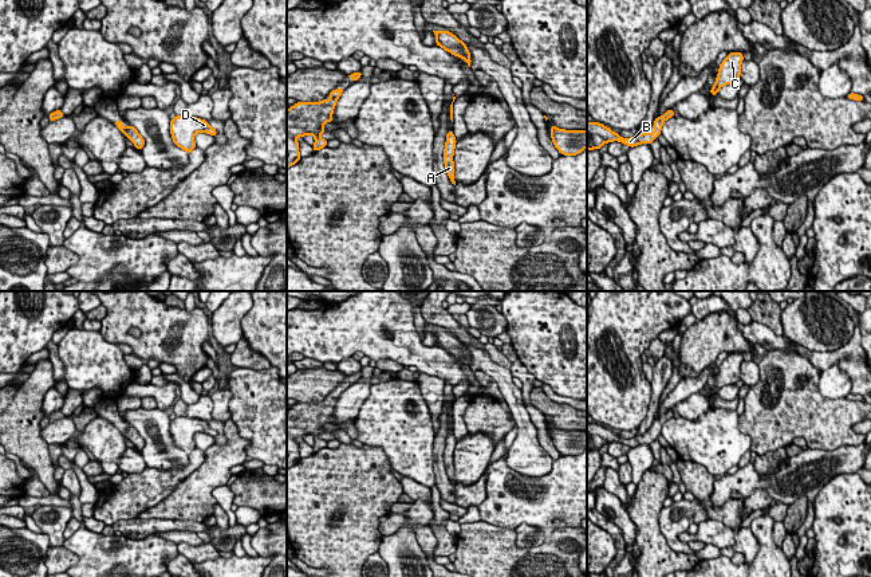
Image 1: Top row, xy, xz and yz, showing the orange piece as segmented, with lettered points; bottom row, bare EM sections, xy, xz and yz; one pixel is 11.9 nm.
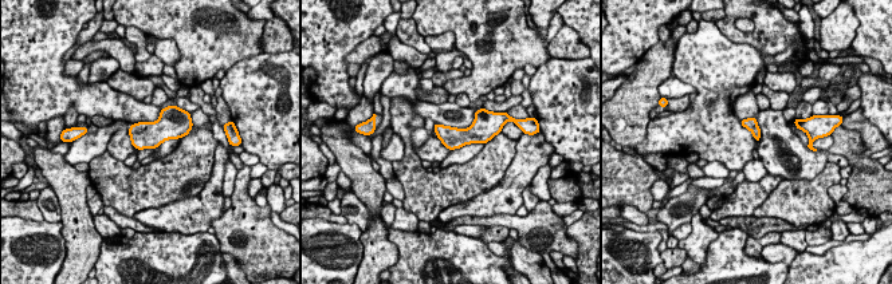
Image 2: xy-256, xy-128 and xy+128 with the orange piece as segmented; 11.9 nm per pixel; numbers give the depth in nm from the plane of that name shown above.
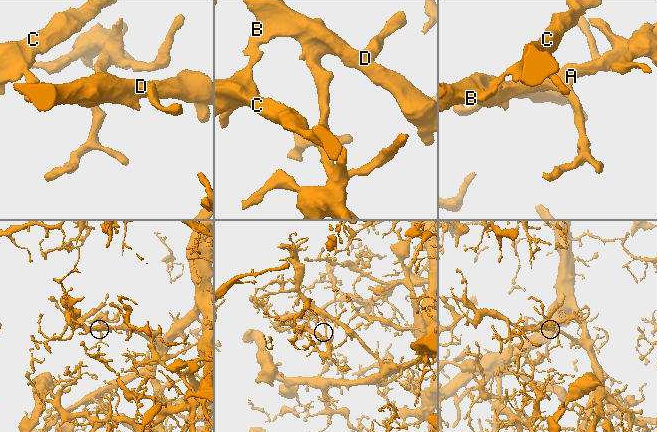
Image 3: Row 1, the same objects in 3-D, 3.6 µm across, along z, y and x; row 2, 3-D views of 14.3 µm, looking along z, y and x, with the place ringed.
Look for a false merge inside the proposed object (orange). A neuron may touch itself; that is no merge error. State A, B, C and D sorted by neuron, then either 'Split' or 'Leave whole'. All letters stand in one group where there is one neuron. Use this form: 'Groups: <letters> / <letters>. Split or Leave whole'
Groups: A B C D. Leave whole

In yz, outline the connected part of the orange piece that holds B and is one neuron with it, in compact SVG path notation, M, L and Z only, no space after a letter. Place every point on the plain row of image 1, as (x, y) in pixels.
M669 409L666 415L654 420L654 435L649 431L643 435L636 435L631 439L622 439L618 433L614 433L610 428L606 428L599 423L587 423L587 451L600 450L606 443L619 441L622 444L634 448L641 444L651 444L661 435L662 425L666 420L674 417L674 411Z

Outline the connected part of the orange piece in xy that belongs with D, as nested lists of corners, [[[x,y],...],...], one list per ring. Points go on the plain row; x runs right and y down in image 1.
[[[176,416],[174,420],[170,420],[173,443],[186,454],[190,454],[197,447],[193,439],[197,432],[217,436],[217,431],[210,428],[205,420],[186,416]]]

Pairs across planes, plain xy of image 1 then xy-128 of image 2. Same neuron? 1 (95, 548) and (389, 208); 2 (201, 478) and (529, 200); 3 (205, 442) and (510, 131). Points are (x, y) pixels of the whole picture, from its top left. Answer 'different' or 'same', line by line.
1: different
2: different
3: same

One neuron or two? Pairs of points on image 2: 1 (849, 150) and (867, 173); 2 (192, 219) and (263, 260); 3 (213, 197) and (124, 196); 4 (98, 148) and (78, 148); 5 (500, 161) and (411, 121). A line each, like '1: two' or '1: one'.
1: one
2: two
3: two
4: one
5: one

